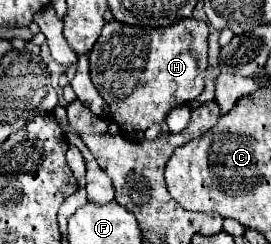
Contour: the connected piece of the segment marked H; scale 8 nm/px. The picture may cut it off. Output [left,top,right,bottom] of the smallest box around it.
[90,18,208,130]

